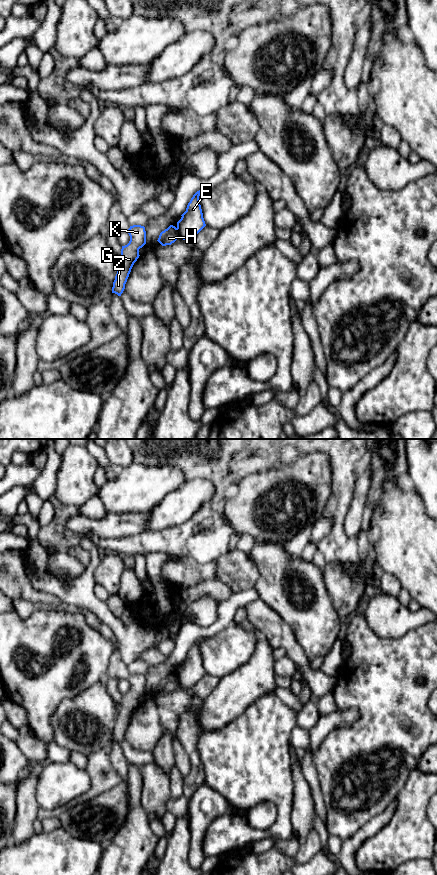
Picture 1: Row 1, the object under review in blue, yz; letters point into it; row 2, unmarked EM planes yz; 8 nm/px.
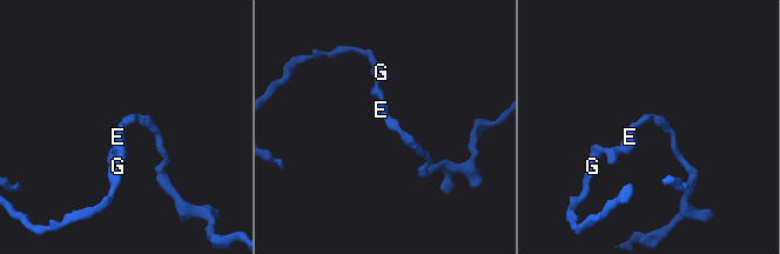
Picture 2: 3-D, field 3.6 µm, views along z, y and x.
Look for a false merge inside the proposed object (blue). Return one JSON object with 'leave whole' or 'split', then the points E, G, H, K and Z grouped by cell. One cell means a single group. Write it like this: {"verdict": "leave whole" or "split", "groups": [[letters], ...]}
{"verdict": "split", "groups": [["E"], ["G", "H", "K", "Z"]]}

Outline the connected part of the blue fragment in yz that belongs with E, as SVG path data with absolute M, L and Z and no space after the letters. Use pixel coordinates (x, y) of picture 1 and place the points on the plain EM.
M205 638L197 639L187 653L186 659L177 670L179 685L185 689L192 689L194 685L206 674L199 649L199 644Z

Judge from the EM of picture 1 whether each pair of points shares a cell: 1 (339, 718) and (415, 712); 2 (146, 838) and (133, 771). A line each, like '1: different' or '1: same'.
1: different
2: same

